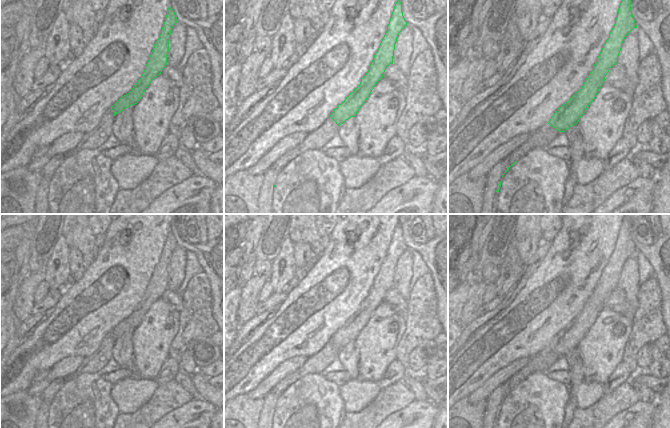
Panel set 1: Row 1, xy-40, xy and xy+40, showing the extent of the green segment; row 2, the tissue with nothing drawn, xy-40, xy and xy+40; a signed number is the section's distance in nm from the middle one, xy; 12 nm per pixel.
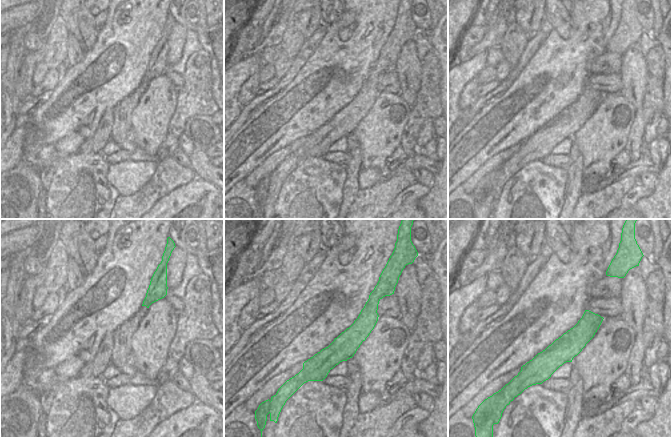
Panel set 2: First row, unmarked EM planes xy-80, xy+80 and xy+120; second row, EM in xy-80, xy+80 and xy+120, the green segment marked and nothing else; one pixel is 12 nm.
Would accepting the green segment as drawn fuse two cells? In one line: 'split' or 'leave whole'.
split

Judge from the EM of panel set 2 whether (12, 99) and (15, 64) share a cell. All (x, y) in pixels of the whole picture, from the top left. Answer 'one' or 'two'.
one

